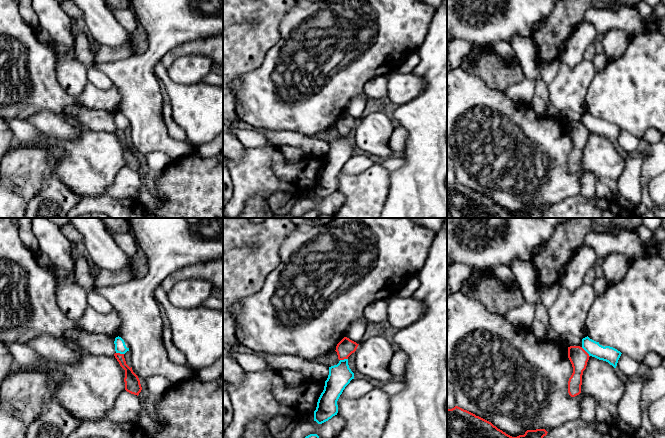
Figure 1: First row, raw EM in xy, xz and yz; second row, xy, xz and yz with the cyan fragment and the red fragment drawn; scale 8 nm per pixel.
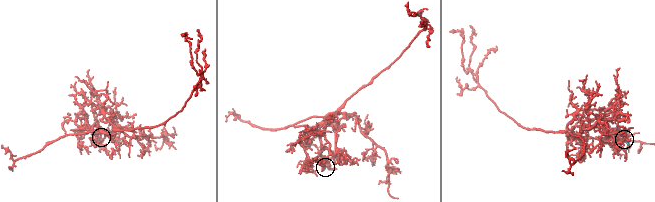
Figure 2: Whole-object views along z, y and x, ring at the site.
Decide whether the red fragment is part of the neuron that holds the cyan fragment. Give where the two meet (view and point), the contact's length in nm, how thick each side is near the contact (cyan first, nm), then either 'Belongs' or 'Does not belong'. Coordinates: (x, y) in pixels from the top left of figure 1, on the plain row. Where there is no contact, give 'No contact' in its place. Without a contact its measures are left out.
Touches cyan at yz (586, 127). Shared border 100 nm. Thickness 130 nm (cyan) against 150 nm. Does not belong

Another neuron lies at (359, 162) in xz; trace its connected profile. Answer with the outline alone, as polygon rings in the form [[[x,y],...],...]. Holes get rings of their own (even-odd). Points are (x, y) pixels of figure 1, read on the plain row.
[[[357,152],[352,155],[342,168],[343,173],[358,174],[369,169],[374,162],[370,159],[369,155]]]

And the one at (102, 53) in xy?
[[[93,43],[93,50],[95,63],[124,60],[135,54],[132,45],[113,48]]]

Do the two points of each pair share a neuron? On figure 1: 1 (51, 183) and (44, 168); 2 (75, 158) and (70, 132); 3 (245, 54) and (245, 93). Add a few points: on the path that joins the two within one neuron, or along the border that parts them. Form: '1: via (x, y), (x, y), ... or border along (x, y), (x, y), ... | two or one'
1: border along (53, 175), (45, 180), (43, 187), (34, 195) | two
2: border along (80, 133), (75, 140), (60, 140), (49, 136) | two
3: border along (264, 59), (258, 66), (245, 72), (233, 81) | two

